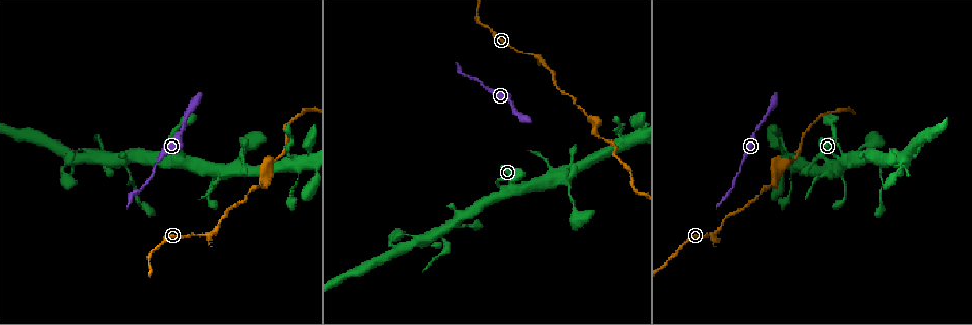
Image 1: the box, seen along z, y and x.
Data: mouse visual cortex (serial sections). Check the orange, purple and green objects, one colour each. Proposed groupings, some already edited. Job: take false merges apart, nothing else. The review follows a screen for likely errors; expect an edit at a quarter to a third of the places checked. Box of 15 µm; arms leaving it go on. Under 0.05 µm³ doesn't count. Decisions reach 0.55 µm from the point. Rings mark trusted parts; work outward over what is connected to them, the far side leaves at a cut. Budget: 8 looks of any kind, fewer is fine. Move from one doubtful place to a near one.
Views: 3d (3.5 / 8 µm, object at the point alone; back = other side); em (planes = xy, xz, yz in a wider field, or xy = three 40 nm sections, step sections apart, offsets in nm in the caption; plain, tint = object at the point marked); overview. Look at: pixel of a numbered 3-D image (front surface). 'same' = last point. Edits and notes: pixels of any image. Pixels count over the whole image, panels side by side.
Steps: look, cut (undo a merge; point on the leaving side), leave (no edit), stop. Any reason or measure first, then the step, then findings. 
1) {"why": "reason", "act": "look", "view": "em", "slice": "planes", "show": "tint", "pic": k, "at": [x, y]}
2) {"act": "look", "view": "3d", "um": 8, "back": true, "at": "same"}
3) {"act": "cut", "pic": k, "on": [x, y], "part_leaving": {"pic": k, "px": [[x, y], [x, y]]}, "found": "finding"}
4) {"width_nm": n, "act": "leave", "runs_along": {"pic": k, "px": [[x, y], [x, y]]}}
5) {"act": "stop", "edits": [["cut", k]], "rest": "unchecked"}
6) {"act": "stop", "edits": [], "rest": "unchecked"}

{"why": "narrows sharply", "act": "look", "view": "3d", "um": 3.5, "pic": 1, "at": [819, 145]}

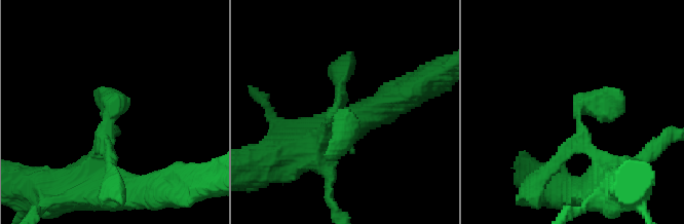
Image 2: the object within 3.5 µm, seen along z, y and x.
{"why": "now the EM", "act": "look", "view": "em", "slice": "xy", "step": 3, "show": "tint", "pic": 2, "at": [338, 114]}

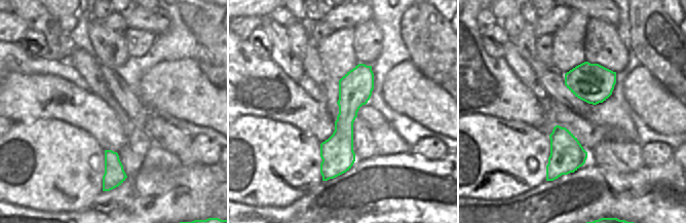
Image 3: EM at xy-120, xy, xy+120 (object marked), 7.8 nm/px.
{"act": "leave", "runs_along": {"pic": 3, "px": [[369, 68], [325, 177]]}, "found": "all the same cell"}

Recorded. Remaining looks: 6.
{"why": "calibre changes", "act": "look", "view": "3d", "um": 3.5, "pic": 1, "at": [486, 88]}

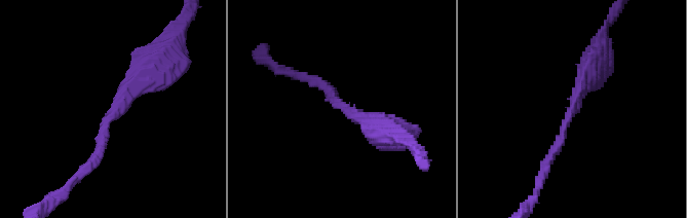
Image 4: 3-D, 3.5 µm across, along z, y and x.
{"act": "look", "view": "em", "slice": "xy", "step": 2, "show": "tint", "pic": 4, "at": [572, 115]}

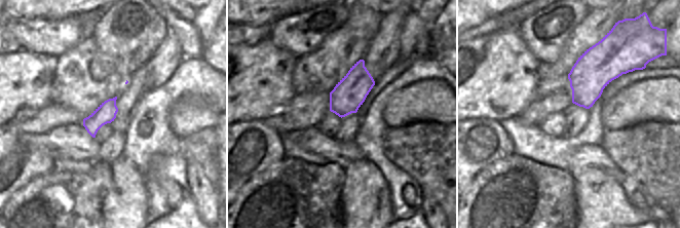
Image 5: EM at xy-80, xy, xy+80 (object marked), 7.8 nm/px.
{"why": "cut it another way", "act": "look", "view": "em", "slice": "xy", "step": 3, "show": "tint", "at": "same"}

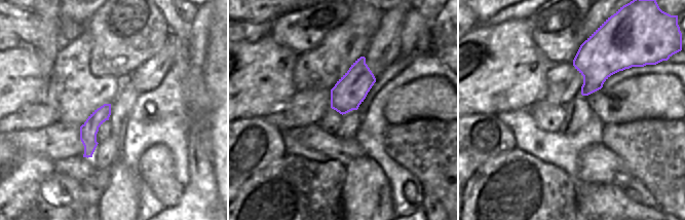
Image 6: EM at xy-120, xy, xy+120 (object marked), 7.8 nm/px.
{"act": "leave", "runs_along": {"pic": 4, "px": [[155, 67], [108, 117], [101, 152], [82, 171]]}, "found": "one cell here"}

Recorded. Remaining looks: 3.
{"why": "a fork", "act": "look", "view": "em", "slice": "xy", "step": 2, "show": "tint", "pic": 1, "at": [263, 177]}

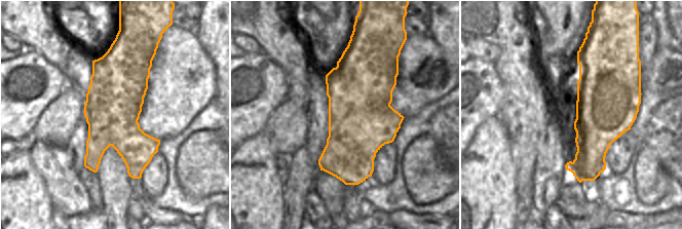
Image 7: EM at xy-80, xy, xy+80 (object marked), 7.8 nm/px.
{"why": "see where the arms go", "act": "look", "view": "3d", "um": 3.5, "at": "same"}

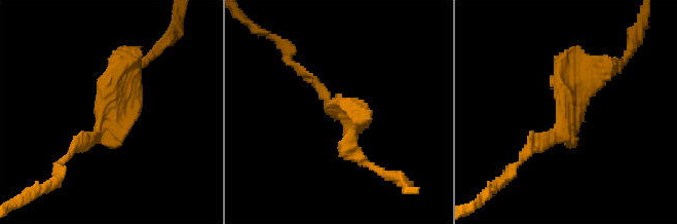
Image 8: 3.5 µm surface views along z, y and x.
{"act": "leave", "runs_along": {"pic": 8, "px": [[528, 151], [607, 66]]}, "found": "all the same cell"}

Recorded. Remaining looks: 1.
{"act": "stop", "edits": [], "rest": "unchecked"}

